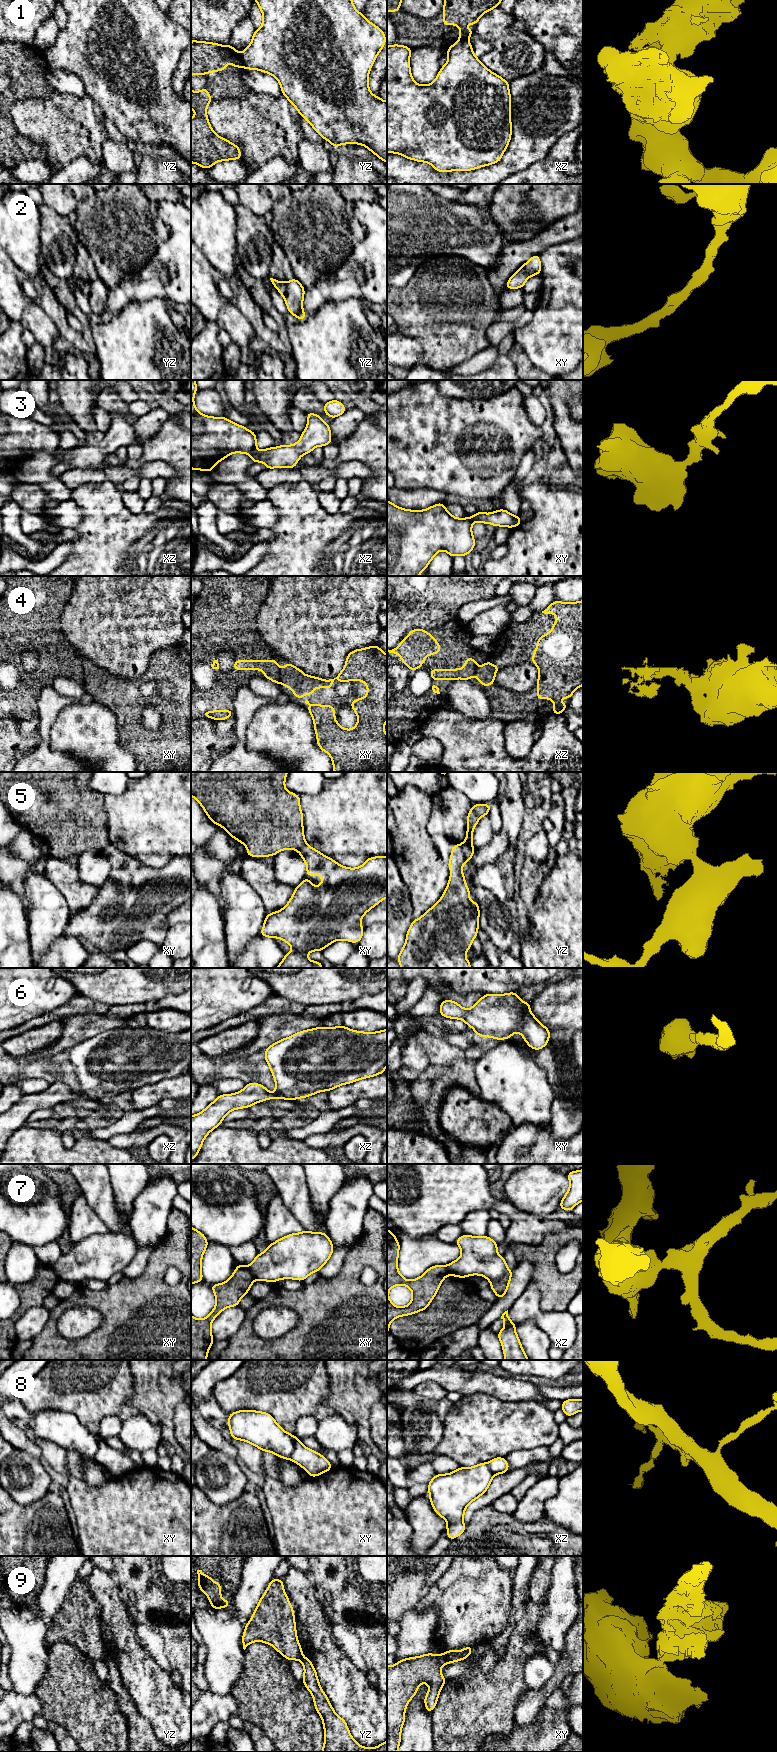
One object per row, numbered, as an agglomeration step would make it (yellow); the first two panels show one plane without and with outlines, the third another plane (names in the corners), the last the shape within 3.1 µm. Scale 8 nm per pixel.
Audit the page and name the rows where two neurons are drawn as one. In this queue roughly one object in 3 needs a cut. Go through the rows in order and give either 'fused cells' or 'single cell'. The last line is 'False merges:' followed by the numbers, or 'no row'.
1: fused cells
2: single cell
3: single cell
4: fused cells
5: fused cells
6: single cell
7: fused cells
8: fused cells
9: fused cells
False merges: 1, 4, 5, 7, 8, 9

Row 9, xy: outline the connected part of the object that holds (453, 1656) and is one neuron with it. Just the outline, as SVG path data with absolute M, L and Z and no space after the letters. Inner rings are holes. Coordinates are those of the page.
M467 1646L461 1651L447 1650L444 1655L450 1663L453 1663L464 1660L469 1657L471 1655L472 1650L473 1646Z

